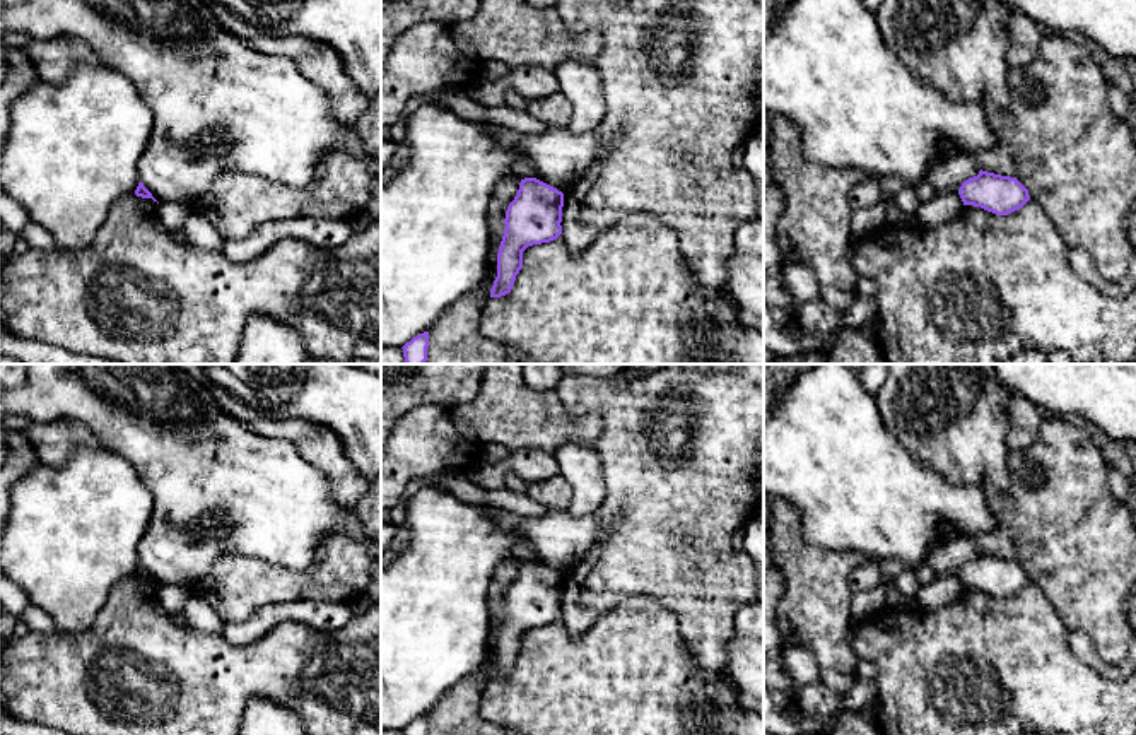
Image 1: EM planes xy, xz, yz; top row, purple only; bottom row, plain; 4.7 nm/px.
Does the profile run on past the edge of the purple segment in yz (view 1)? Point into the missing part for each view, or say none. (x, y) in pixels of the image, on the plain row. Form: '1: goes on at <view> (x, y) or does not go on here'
1: does not go on here

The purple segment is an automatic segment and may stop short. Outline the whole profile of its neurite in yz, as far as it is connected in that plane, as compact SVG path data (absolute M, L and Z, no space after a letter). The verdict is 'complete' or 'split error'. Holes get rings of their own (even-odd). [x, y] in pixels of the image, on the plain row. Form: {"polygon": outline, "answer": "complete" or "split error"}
{"polygon": "M982 552L962 566L958 578L963 588L981 590L996 598L1008 598L1030 583L1028 573L1016 561Z", "answer": "complete"}

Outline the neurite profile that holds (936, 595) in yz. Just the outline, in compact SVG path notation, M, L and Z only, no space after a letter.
M948 574L926 586L921 586L914 598L914 607L922 612L940 610L950 605L962 591L963 585L958 574Z

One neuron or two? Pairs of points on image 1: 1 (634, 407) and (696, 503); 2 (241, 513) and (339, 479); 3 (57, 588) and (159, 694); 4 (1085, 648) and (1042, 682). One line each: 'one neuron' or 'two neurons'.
1: one neuron
2: two neurons
3: two neurons
4: two neurons

